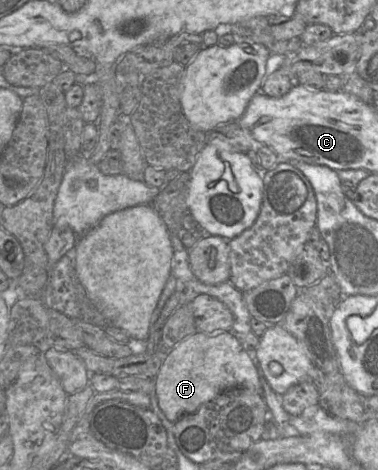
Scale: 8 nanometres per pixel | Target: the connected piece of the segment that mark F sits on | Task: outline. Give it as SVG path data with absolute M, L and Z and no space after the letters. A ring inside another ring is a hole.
M196 331L184 338L169 350L155 385L159 407L174 423L230 388L244 387L262 394L257 368L233 331Z

